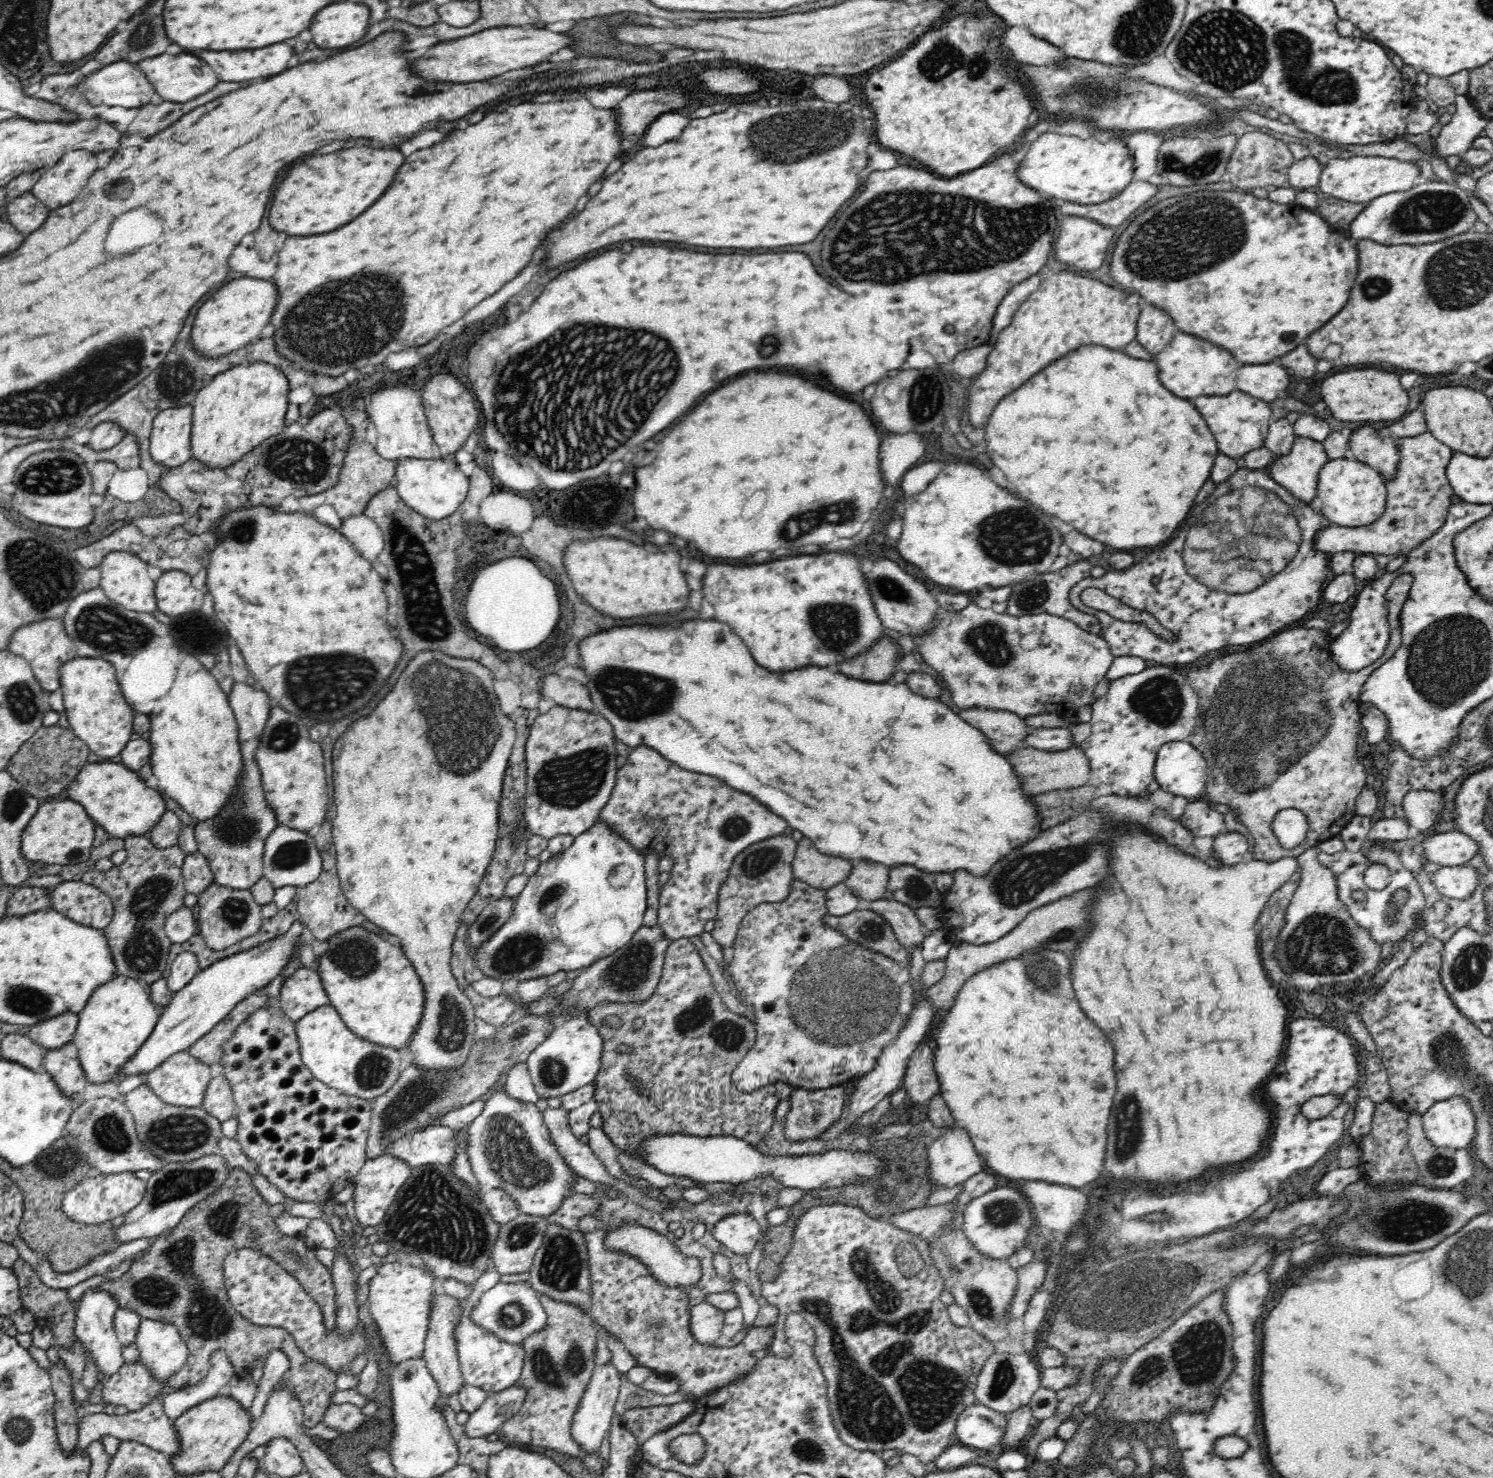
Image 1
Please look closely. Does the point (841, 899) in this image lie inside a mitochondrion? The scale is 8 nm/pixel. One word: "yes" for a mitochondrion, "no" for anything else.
no

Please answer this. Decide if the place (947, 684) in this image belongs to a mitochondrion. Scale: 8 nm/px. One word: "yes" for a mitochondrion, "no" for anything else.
no

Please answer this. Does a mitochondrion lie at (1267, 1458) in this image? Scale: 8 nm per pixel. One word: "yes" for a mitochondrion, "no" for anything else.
no

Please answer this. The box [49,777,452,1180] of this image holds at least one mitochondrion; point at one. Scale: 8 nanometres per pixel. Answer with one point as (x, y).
(142, 951)

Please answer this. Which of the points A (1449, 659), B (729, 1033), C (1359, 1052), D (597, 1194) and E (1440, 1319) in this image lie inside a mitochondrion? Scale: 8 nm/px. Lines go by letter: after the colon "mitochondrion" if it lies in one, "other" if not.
A: mitochondrion
B: mitochondrion
C: other
D: other
E: other

